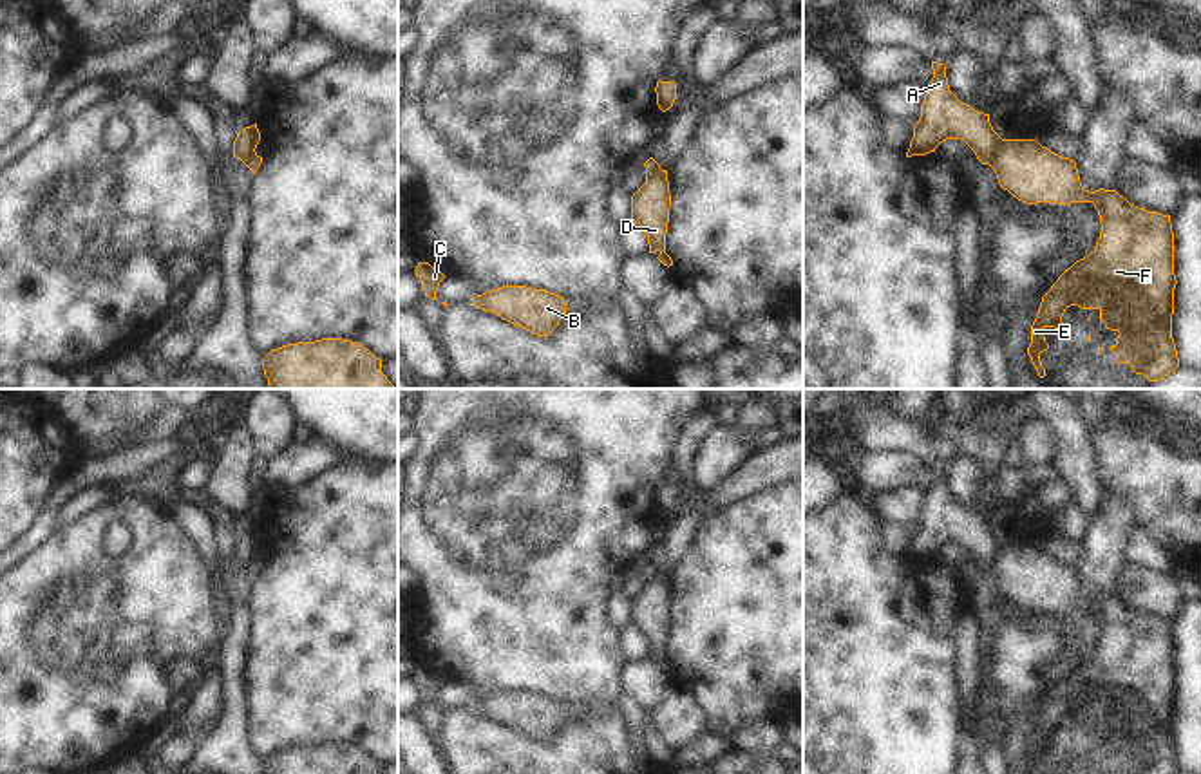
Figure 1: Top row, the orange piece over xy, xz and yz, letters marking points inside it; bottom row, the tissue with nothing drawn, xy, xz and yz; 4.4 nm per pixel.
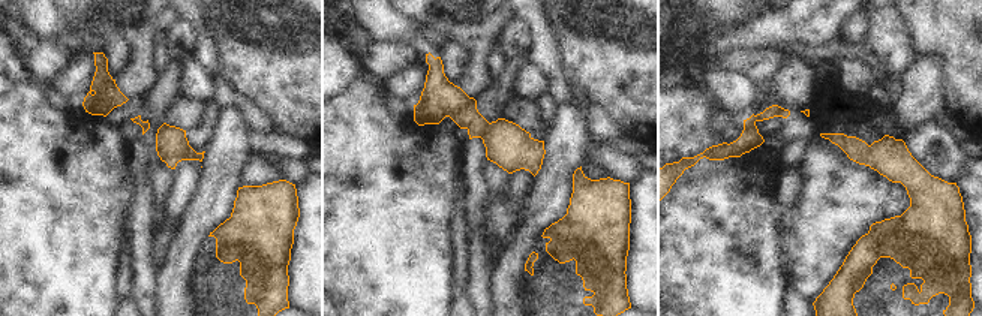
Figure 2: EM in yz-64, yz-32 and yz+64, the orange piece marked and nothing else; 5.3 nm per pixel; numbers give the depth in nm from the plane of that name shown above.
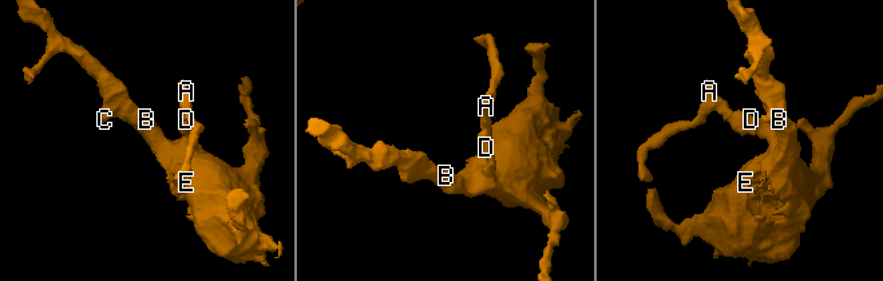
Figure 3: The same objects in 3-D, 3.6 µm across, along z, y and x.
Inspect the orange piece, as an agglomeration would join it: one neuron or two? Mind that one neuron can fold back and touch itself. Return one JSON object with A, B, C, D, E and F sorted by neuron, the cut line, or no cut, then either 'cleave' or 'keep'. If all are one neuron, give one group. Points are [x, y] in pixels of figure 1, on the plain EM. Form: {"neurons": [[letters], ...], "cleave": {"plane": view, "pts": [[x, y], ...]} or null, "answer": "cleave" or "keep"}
{"neurons": [["A"], ["B", "C", "D", "E", "F"]], "cleave": {"plane": "yz", "pts": [[1002, 545], [988, 568]]}, "answer": "cleave"}

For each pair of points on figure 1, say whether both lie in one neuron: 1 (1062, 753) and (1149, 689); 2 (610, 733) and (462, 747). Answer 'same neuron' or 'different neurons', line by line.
1: same neuron
2: same neuron

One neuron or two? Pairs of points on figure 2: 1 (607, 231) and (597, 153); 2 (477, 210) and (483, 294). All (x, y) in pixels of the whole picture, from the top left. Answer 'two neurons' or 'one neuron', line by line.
1: two neurons
2: one neuron

